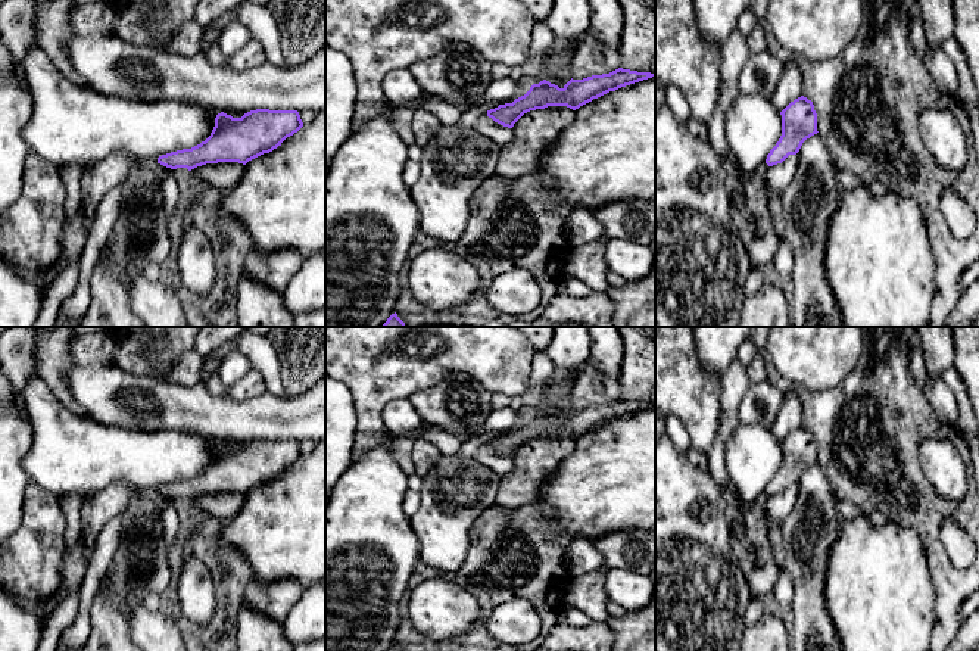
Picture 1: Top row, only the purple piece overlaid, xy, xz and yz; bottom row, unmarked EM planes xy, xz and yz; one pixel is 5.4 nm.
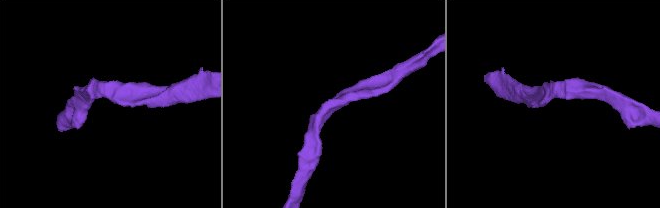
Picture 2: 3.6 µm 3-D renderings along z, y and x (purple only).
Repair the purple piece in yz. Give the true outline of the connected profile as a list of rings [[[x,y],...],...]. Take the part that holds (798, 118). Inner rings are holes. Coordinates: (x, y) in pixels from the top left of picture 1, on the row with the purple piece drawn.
[[[804,96],[791,102],[780,115],[782,136],[767,155],[768,166],[782,163],[789,155],[796,155],[802,143],[819,133],[814,105]]]

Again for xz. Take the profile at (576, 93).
[[[618,68],[609,74],[592,75],[583,80],[570,80],[562,88],[543,80],[512,103],[499,105],[487,110],[495,122],[512,128],[527,112],[548,106],[567,106],[573,110],[609,91],[655,77],[651,72],[637,72]]]

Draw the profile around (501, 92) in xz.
[[[511,77],[502,80],[492,80],[484,100],[481,105],[489,106],[490,103],[505,105],[524,96],[533,84],[527,81],[514,81]]]

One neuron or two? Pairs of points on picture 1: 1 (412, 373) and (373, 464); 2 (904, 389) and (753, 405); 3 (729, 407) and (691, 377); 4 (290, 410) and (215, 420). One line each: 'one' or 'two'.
1: two
2: two
3: two
4: one

